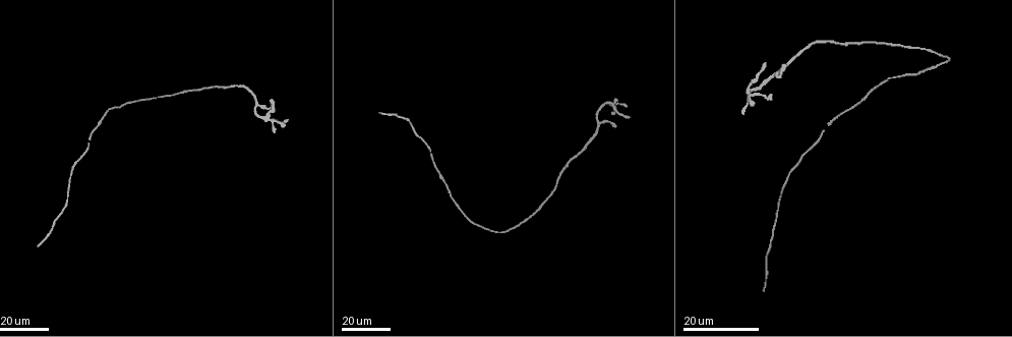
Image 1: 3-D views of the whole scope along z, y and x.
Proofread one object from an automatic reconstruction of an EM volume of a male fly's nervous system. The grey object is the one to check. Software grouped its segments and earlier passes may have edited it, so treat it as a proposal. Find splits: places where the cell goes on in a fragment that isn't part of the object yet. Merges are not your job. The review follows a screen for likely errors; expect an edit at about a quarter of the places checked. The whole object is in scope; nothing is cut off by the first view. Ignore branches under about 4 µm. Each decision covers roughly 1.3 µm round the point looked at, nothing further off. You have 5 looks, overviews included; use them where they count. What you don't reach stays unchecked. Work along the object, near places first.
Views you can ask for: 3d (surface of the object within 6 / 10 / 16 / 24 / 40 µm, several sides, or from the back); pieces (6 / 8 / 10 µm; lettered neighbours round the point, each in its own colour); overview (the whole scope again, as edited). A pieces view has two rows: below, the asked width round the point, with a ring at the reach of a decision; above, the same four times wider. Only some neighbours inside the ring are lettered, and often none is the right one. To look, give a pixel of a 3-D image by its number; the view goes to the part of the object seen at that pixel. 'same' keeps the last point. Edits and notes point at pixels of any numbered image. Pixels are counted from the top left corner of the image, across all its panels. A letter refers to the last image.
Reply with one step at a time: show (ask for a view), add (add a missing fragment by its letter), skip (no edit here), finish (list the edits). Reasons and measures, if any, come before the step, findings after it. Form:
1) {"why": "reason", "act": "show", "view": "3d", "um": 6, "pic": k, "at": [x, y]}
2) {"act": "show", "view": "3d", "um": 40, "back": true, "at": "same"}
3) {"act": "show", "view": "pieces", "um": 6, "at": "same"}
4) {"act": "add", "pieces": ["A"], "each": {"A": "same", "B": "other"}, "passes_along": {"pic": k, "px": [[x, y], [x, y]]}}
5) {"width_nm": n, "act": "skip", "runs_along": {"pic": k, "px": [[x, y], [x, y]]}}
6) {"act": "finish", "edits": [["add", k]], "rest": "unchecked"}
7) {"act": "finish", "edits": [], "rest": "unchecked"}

{"why": "free end", "act": "show", "view": "3d", "um": 24, "pic": 1, "at": [752, 104]}

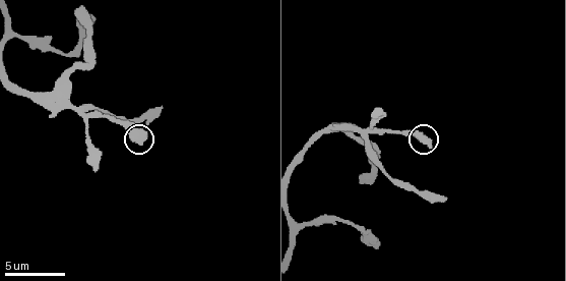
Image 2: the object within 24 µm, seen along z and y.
{"why": "what lies round it", "act": "show", "view": "pieces", "um": 10, "pic": 2, "at": [145, 135]}

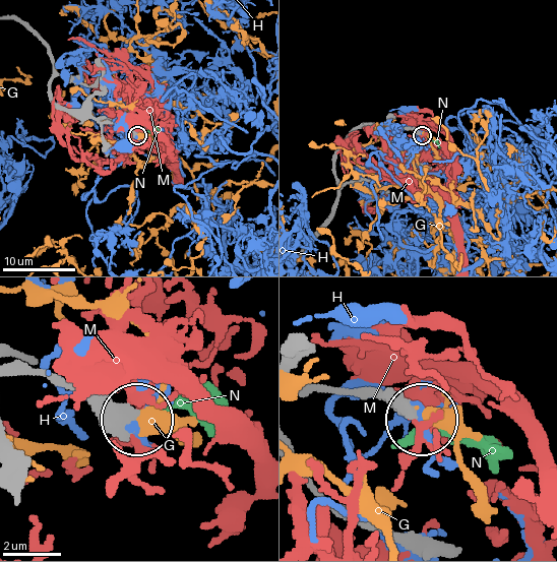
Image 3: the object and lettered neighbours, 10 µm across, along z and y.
{"act": "skip", "each": {"G": "other", "H": "other", "M": "other", "N": "other"}, "runs_along": {"pic": 3, "px": [[51, 80], [51, 98], [59, 106], [135, 133]]}, "found": "none of them fits"}

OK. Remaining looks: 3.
{"why": "free end", "act": "show", "view": "pieces", "um": 6, "pic": 2, "at": [365, 182]}

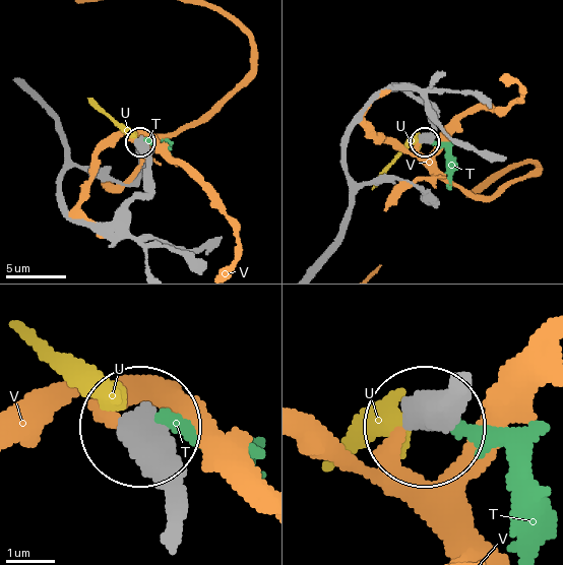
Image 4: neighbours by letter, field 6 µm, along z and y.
{"act": "skip", "each": {"T": "other", "U": "other", "V": "other"}, "found": "no lettered fragment goes on from it"}

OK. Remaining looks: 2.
{"why": "free end", "act": "show", "view": "3d", "um": 6, "pic": 2, "at": [375, 245]}

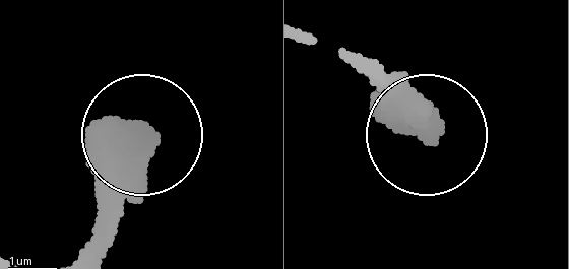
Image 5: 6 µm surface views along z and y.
{"why": "see the neighbours", "act": "show", "view": "pieces", "um": 10, "pic": 5, "at": [144, 134]}

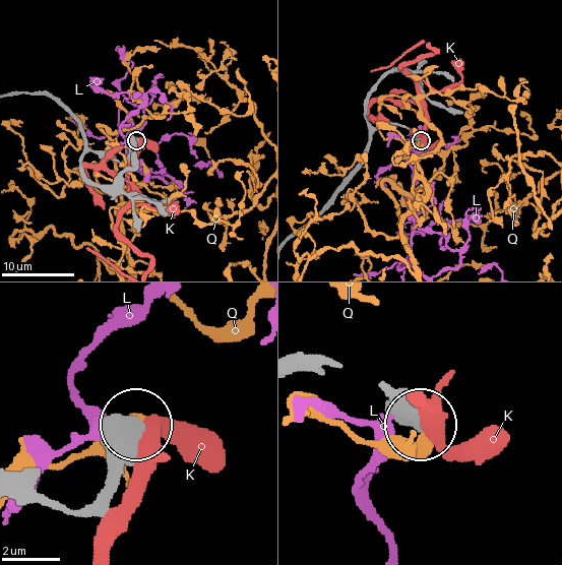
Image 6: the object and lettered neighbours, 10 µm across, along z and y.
{"width_nm": 480, "act": "skip", "each": {"K": "other", "L": "other", "Q": "other"}, "runs_along": {"pic": 6, "px": [[15, 478], [80, 511], [136, 429]]}, "found": "no lettered fragment goes on from it"}

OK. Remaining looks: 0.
{"act": "finish", "edits": [], "rest": "unchecked"}

